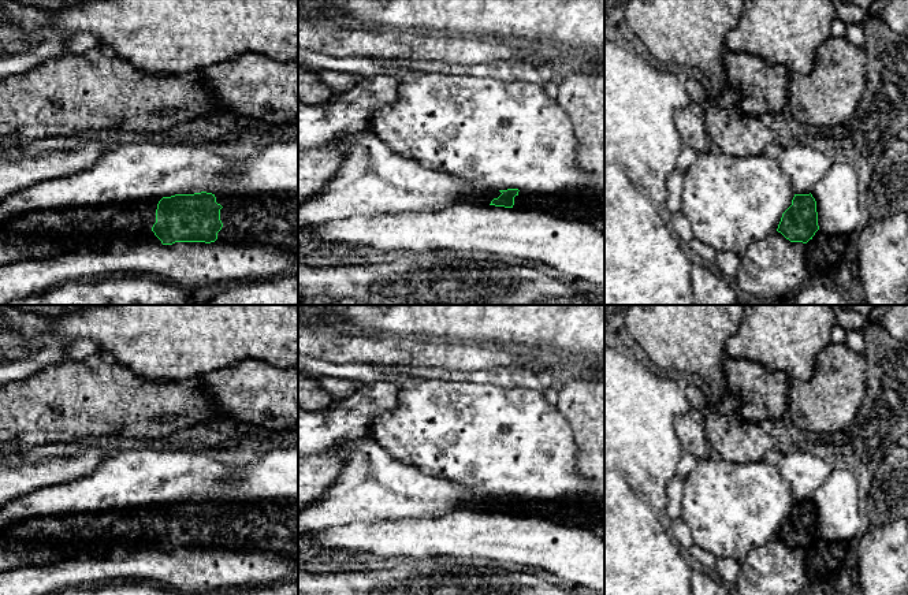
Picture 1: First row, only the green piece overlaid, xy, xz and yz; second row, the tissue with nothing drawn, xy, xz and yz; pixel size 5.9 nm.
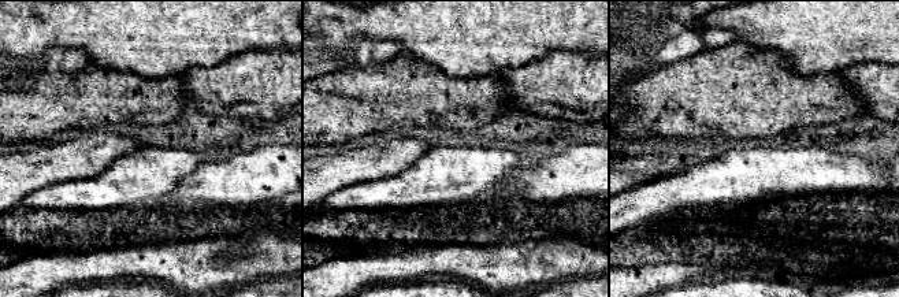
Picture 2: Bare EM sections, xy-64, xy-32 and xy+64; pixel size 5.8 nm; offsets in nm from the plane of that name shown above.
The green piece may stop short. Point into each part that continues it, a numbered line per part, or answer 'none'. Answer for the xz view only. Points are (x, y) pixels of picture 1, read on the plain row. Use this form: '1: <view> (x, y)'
1: xz (581, 510)

